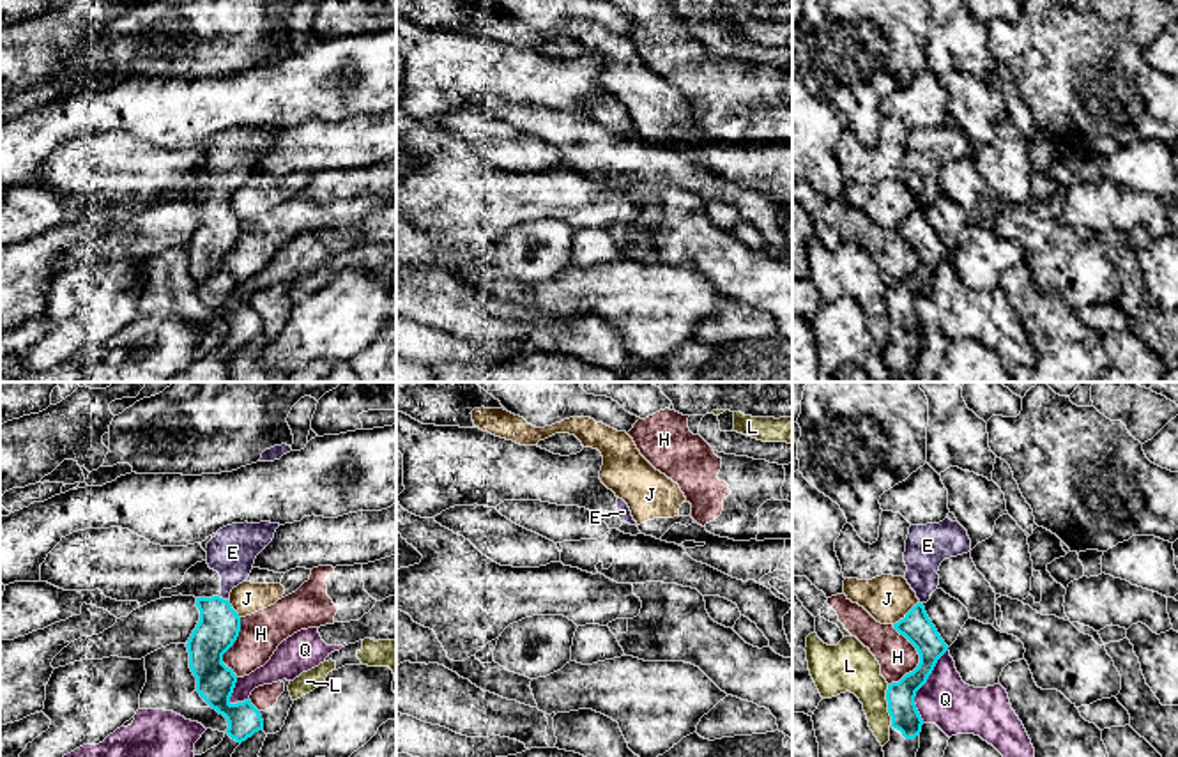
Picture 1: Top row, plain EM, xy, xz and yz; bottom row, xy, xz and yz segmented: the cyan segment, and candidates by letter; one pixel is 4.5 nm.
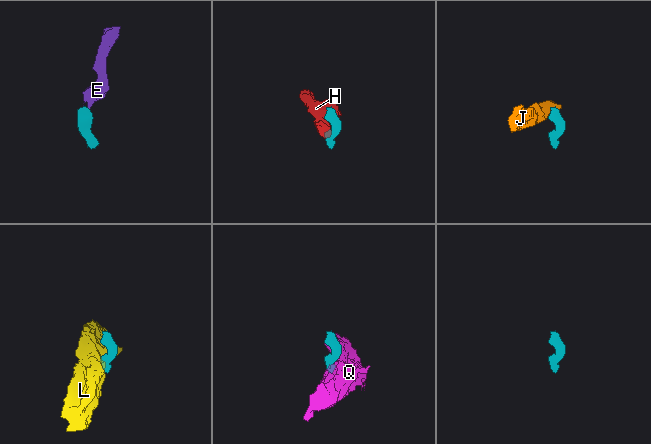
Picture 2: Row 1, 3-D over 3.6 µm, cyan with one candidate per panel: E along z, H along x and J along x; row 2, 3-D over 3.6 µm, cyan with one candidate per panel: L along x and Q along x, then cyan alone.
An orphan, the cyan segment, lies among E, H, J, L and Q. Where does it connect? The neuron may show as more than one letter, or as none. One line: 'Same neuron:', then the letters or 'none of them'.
Same neuron: E

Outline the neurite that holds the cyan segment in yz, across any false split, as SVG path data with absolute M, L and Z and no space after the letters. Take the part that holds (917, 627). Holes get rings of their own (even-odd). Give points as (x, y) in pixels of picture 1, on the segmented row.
M916 603L893 628L916 647L920 663L899 683L888 684L886 700L891 725L890 741L883 746L883 752L884 757L916 757L923 720L914 697L948 646L929 619L923 603Z

